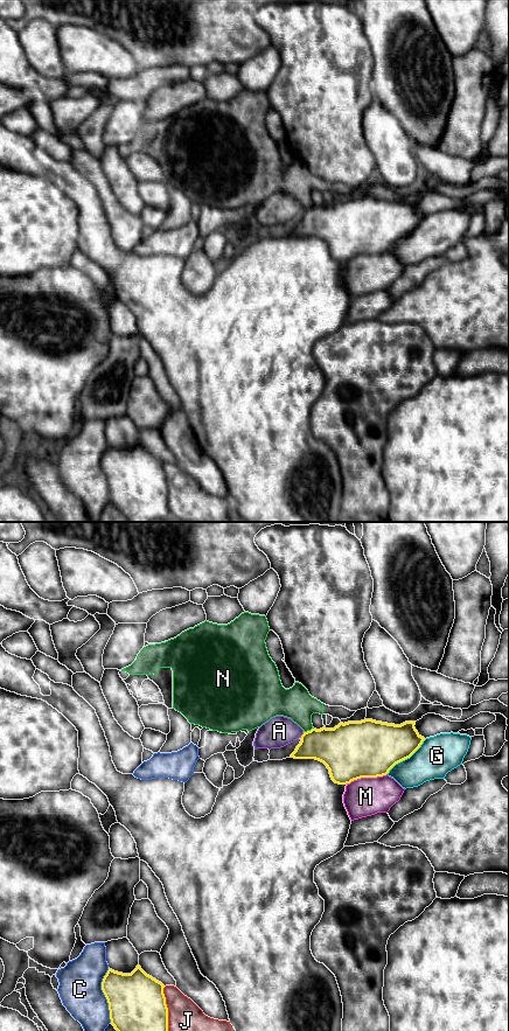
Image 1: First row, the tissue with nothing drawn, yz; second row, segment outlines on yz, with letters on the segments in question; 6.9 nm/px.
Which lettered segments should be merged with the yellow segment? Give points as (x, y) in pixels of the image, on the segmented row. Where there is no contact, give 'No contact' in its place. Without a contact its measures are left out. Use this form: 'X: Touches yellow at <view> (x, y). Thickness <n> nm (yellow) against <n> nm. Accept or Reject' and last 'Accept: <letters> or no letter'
A: Touches yellow at yz (301, 736). Thickness 280 nm (yellow) against 220 nm. Reject
C: Touches yellow at yz (104, 994). Thickness 380 nm (yellow) against 300 nm. Reject
G: Touches yellow at yz (406, 758). Thickness 380 nm (yellow) against 280 nm. Reject
J: Touches yellow at yz (167, 1009). Thickness 380 nm (yellow) against 220 nm. Reject
M: Touches yellow at yz (365, 777). Thickness 400 nm (yellow) against 260 nm. Reject
N: Touches yellow at yz (308, 731). Thickness 300 nm (yellow) against 220 nm. Reject
Accept: no letter

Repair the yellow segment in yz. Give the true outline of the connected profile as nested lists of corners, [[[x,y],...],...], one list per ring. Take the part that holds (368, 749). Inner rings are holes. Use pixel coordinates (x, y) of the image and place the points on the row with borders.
[[[364,719],[340,723],[334,729],[312,729],[304,732],[301,741],[290,758],[315,759],[329,769],[332,780],[347,785],[361,778],[377,778],[389,773],[398,762],[410,758],[425,740],[414,727],[416,722],[400,725]]]

